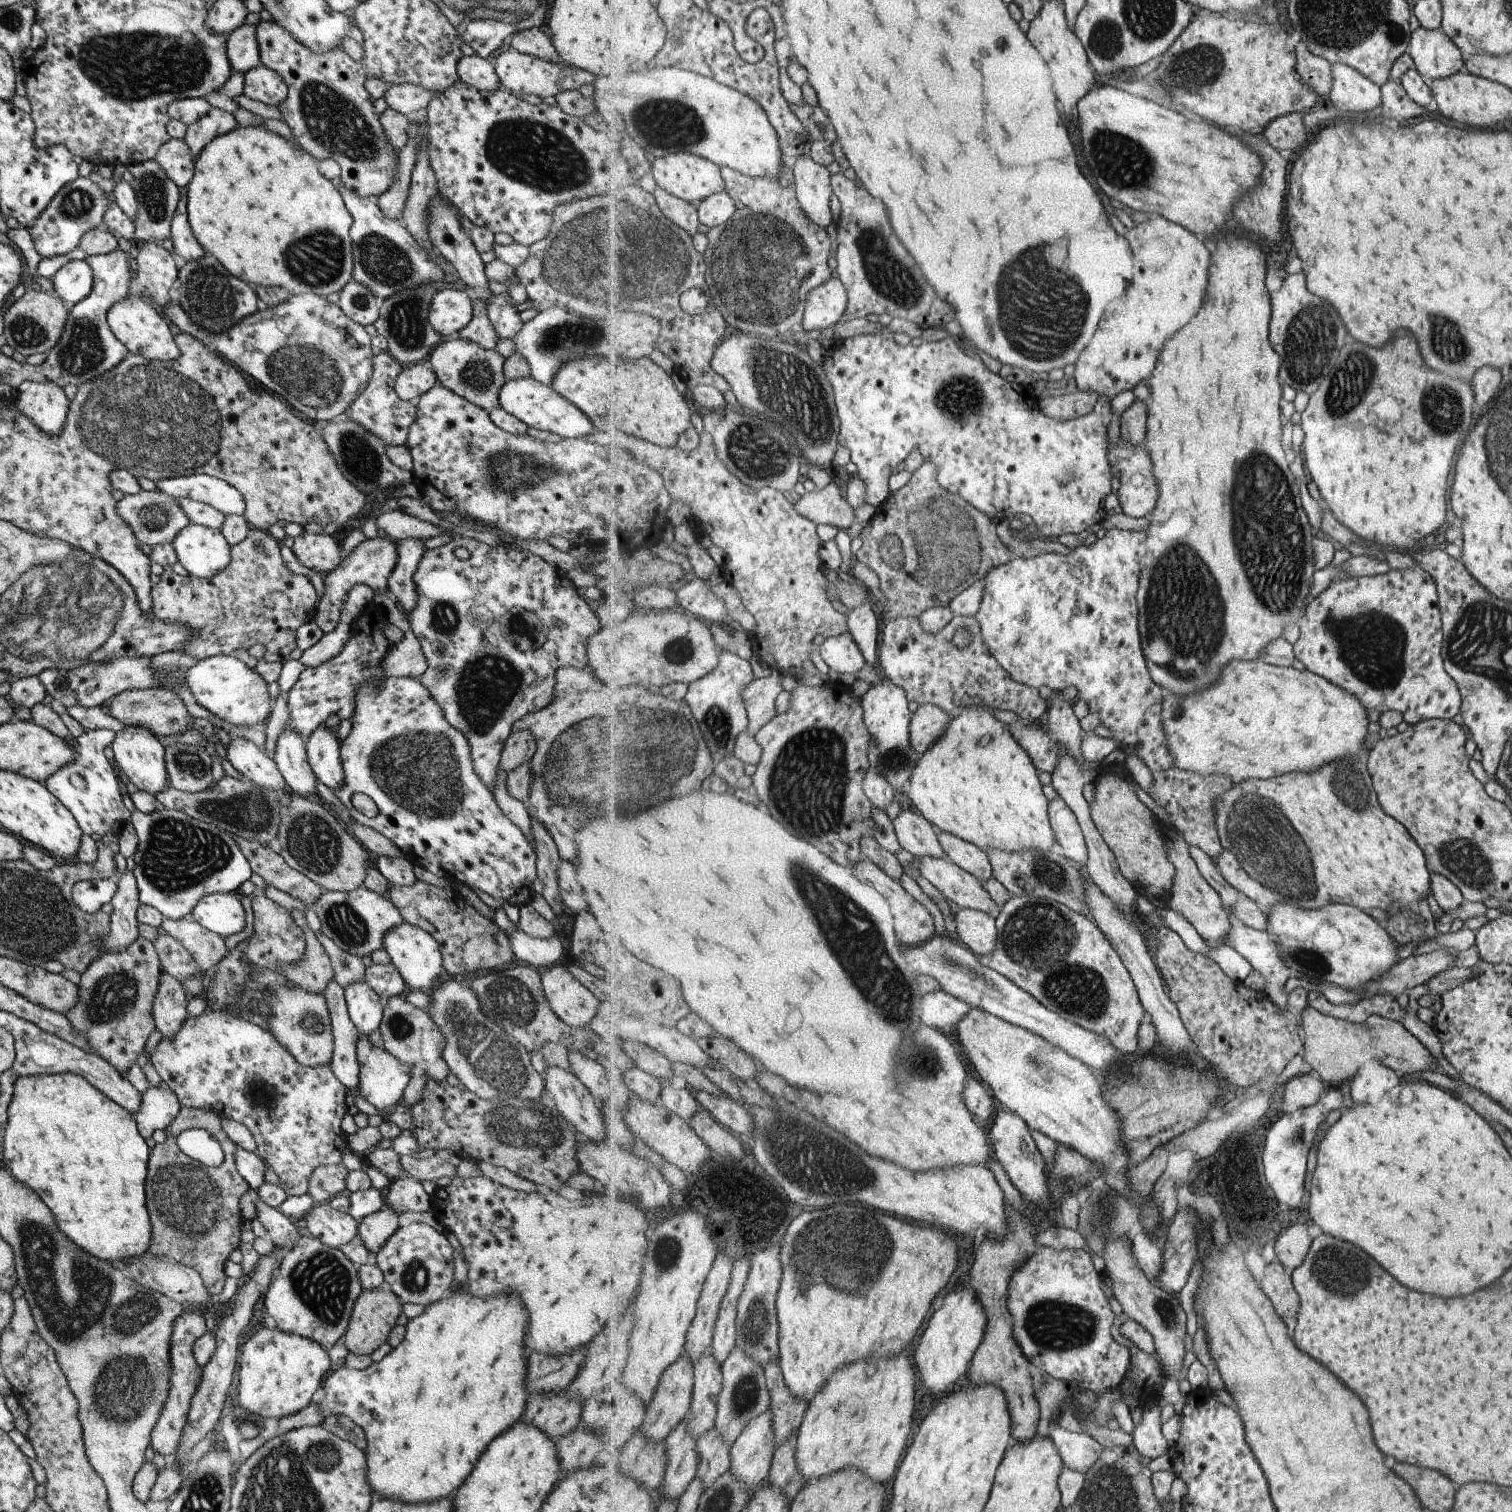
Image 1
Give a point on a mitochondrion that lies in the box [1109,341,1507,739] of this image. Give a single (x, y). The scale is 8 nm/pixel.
(1268, 535)

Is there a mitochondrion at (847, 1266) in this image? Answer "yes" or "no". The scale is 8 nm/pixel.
yes

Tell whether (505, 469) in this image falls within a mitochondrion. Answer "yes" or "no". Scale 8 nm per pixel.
yes

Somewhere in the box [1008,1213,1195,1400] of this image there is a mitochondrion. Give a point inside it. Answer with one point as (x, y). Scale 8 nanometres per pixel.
(1056, 1327)

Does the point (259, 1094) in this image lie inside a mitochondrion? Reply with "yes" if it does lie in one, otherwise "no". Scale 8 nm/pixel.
yes

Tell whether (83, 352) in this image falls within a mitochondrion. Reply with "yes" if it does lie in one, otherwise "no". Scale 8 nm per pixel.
yes

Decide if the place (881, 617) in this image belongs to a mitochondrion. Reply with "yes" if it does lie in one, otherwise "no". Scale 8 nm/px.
no

